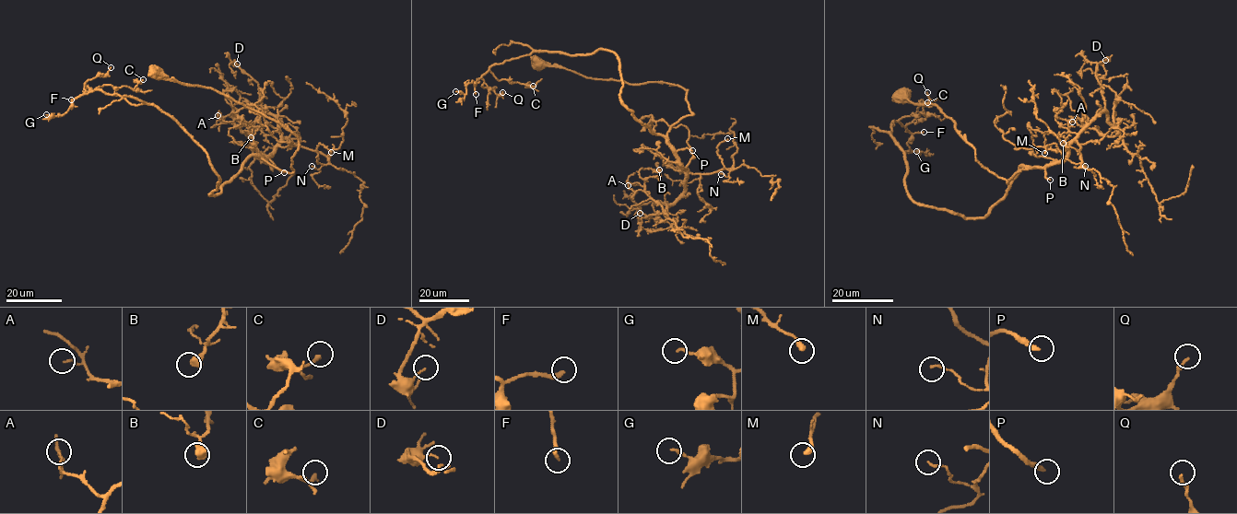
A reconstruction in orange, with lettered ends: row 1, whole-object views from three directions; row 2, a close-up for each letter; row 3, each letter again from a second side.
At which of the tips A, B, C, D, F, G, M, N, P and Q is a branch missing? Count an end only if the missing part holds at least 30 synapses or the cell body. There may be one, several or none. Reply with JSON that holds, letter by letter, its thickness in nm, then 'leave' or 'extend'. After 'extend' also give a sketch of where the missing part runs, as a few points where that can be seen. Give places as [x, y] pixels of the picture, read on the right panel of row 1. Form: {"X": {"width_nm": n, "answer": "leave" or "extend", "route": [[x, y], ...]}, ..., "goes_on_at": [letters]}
{"A": {"width_nm": 90, "answer": "leave"}, "B": {"width_nm": 480, "answer": "leave"}, "C": {"width_nm": 220, "answer": "leave"}, "D": {"width_nm": 100, "answer": "leave"}, "F": {"width_nm": 240, "answer": "extend", "route": [[924, 132], [929, 129], [931, 123], [938, 119], [932, 123], [932, 130]]}, "G": {"width_nm": 140, "answer": "leave"}, "M": {"width_nm": 300, "answer": "leave"}, "N": {"width_nm": 130, "answer": "leave"}, "P": {"width_nm": 240, "answer": "extend", "route": [[1050, 180], [1085, 182], [1093, 190], [1108, 191], [1137, 215], [1137, 259], [1135, 273], [1123, 281], [1126, 280]]}, "Q": {"width_nm": 170, "answer": "leave"}, "goes_on_at": ["F", "P"]}

